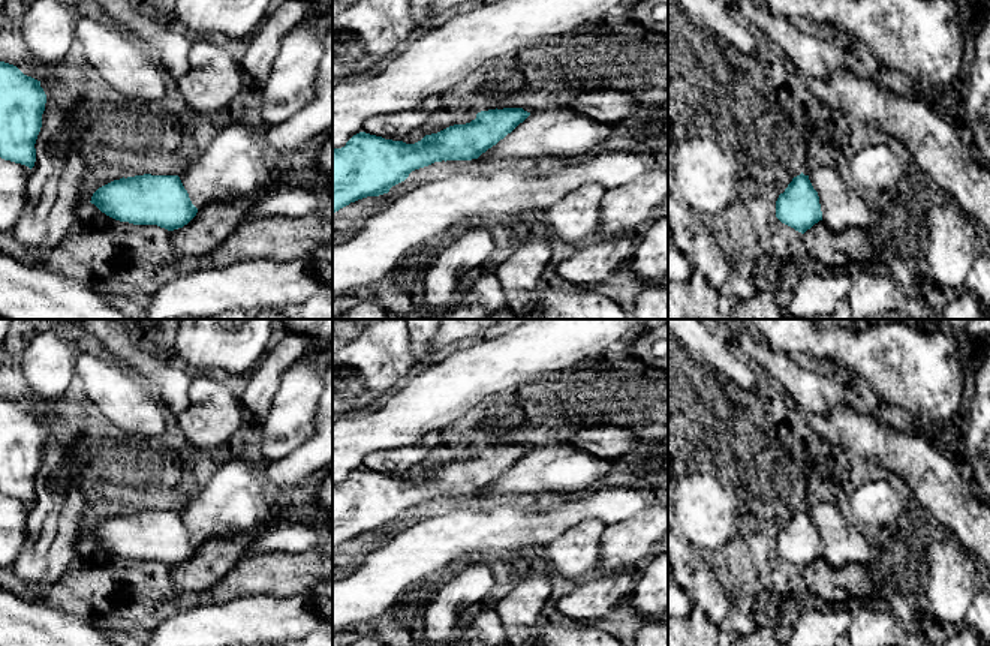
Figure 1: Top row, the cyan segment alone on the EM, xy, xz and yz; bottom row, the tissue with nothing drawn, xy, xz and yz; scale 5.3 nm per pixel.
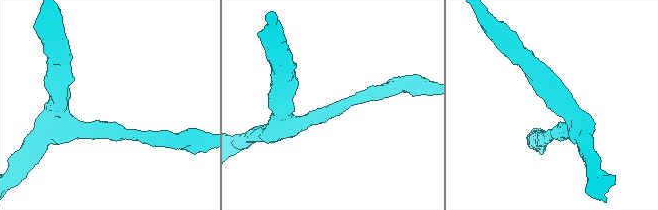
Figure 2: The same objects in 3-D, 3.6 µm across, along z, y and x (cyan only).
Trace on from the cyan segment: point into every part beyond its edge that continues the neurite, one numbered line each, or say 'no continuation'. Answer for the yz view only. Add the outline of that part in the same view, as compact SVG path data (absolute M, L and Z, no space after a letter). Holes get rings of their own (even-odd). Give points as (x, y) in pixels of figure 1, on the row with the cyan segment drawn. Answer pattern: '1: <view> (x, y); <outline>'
no continuation

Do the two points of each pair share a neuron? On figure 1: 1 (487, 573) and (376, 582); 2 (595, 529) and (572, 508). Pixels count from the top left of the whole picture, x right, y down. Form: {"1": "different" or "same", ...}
{"1": "different", "2": "different"}

